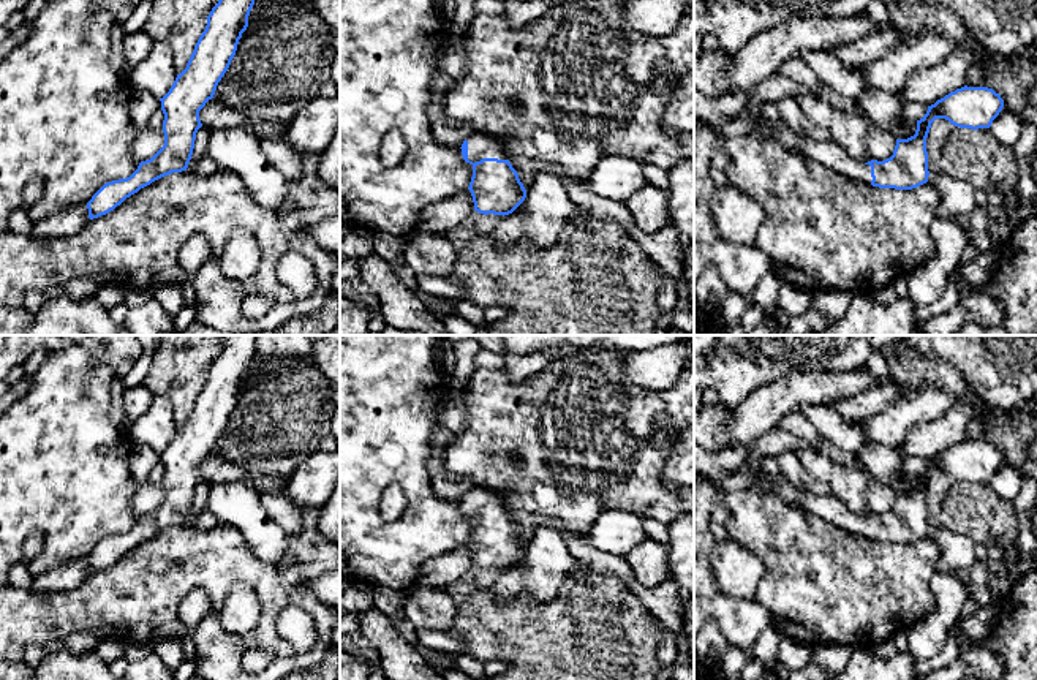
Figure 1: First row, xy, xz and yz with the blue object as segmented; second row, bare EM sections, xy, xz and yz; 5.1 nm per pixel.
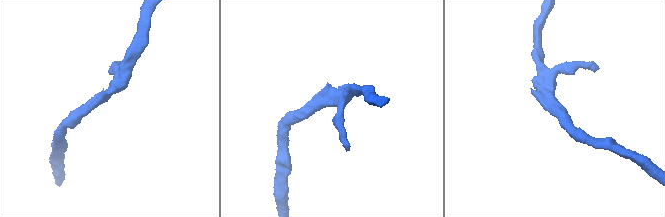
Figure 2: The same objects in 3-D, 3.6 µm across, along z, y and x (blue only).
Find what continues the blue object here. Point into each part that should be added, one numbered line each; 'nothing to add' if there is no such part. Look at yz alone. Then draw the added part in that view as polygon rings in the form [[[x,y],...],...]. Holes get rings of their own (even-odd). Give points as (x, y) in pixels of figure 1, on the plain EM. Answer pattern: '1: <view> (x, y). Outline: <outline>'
1: yz (827, 506). Outline: [[[759,471],[754,476],[754,489],[767,492],[786,504],[806,511],[813,517],[819,517],[844,531],[871,538],[871,520],[852,512],[830,492],[814,495],[795,487],[784,474],[767,476]]]

